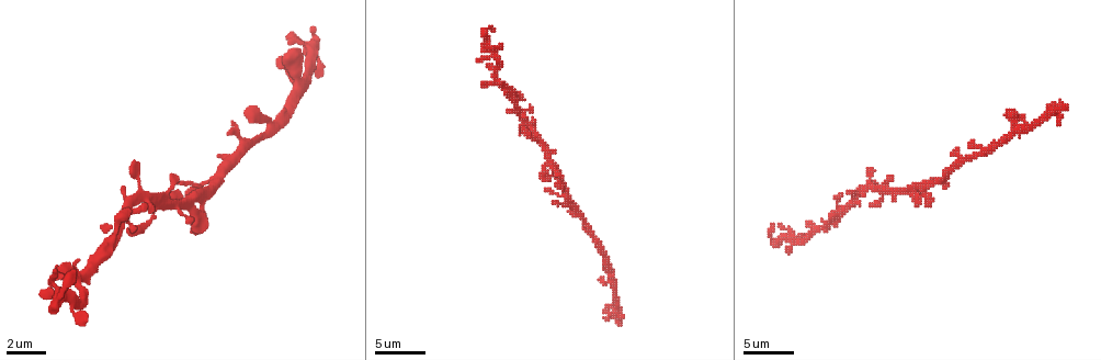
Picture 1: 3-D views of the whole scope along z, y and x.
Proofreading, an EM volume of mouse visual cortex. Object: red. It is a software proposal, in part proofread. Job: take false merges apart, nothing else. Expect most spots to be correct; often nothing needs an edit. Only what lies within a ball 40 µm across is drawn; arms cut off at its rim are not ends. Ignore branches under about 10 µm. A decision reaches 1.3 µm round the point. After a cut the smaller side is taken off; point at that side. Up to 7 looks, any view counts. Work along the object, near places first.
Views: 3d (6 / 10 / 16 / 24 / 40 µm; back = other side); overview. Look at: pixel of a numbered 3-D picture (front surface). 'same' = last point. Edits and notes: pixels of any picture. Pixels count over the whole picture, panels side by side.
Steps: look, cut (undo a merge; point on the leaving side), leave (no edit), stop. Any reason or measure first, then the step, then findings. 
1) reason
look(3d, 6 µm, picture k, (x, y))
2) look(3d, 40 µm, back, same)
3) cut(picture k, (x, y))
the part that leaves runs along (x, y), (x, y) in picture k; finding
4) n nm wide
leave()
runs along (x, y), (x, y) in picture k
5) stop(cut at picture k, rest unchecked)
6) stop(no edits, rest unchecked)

three arms meet
look(3d, 16 µm, picture 1, (842, 209))

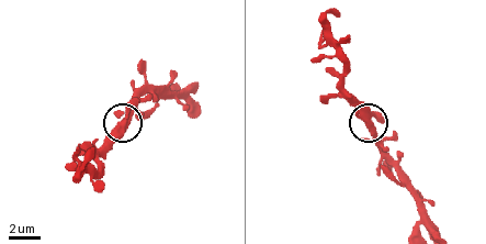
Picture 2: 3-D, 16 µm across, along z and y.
3 arms
leave()
runs along (436, 224), (397, 162), (348, 100) in picture 2; all the same cell

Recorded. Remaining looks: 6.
look(3d, 6 µm, picture 1, (909, 189))

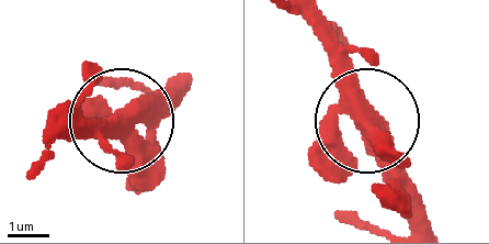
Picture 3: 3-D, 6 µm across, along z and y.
look(3d, 6 µm, back, picture 3, (362, 114))

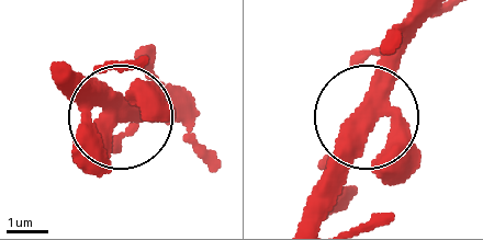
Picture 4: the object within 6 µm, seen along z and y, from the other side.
520 nm wide
leave()
runs along (336, 137), (363, 127), (347, 169), (304, 218) in picture 4; all the same cell

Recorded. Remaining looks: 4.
look(3d, 16 µm, picture 1, (964, 161))

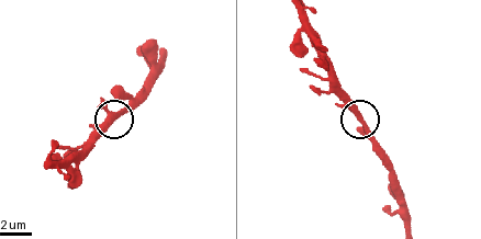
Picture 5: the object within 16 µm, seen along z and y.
leave()
all the same cell

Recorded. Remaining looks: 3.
stop(no edits, rest unchecked)

